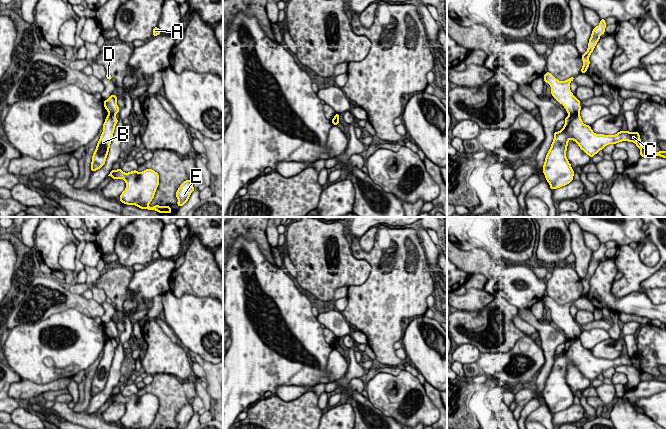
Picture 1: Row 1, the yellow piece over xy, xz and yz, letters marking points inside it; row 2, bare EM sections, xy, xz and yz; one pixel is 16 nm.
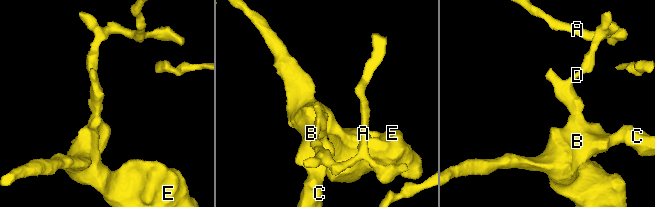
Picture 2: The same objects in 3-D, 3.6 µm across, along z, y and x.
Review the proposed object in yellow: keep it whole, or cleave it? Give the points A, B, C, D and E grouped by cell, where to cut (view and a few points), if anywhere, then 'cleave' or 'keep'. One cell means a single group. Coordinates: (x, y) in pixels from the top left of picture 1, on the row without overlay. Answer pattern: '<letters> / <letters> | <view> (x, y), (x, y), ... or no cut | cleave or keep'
A D / B C E | yz (578, 337), (569, 339) | cleave

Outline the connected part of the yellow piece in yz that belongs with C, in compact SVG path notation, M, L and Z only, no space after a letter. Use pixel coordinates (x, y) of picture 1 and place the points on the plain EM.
M580 338L569 339L565 342L563 352L554 356L554 363L546 379L543 397L552 414L560 412L573 405L574 395L566 381L569 364L575 365L581 374L591 382L605 370L622 365L633 366L640 373L641 381L660 380L666 382L666 375L654 376L641 369L637 355L620 355L615 359L596 358L589 349L582 346Z

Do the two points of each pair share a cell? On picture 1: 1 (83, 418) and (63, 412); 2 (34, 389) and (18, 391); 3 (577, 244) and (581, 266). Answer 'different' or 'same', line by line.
1: same
2: same
3: same

